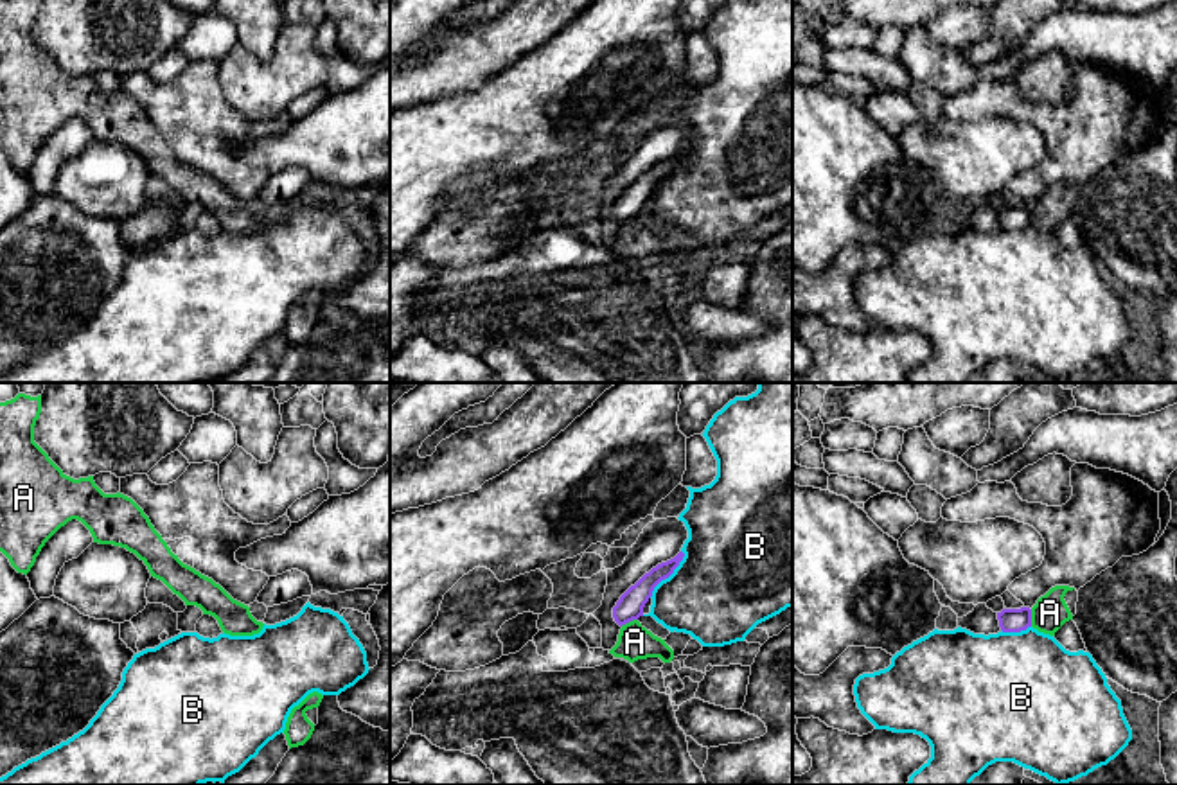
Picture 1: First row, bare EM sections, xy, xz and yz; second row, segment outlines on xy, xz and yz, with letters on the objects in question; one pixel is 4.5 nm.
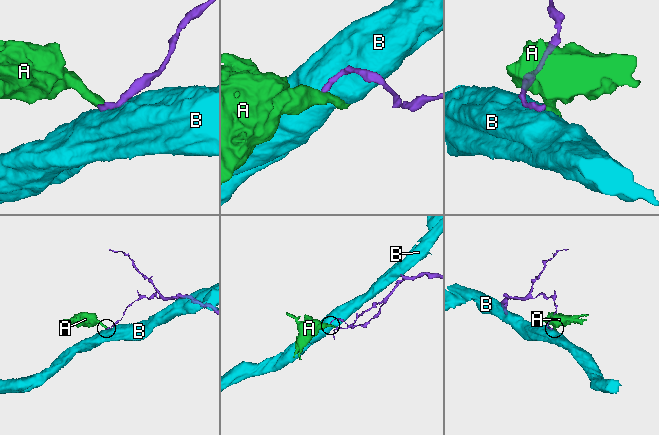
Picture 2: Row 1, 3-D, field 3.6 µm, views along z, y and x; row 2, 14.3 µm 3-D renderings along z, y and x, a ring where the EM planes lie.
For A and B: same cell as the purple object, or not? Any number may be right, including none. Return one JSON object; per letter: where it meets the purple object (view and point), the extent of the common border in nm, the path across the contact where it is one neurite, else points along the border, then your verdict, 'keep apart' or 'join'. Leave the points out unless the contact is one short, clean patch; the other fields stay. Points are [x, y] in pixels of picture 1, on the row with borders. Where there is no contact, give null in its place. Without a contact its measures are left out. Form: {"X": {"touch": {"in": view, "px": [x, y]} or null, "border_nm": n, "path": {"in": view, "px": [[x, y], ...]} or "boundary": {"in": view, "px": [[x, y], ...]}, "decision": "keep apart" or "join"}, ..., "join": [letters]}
{"A": {"touch": {"in": "yz", "px": [1030, 618]}, "border_nm": 80, "boundary": {"in": "yz", "px": [[1030, 609], [1032, 626]]}, "decision": "keep apart"}, "B": {"touch": {"in": "xz", "px": [669, 575]}, "border_nm": 260, "decision": "keep apart"}, "join": []}

